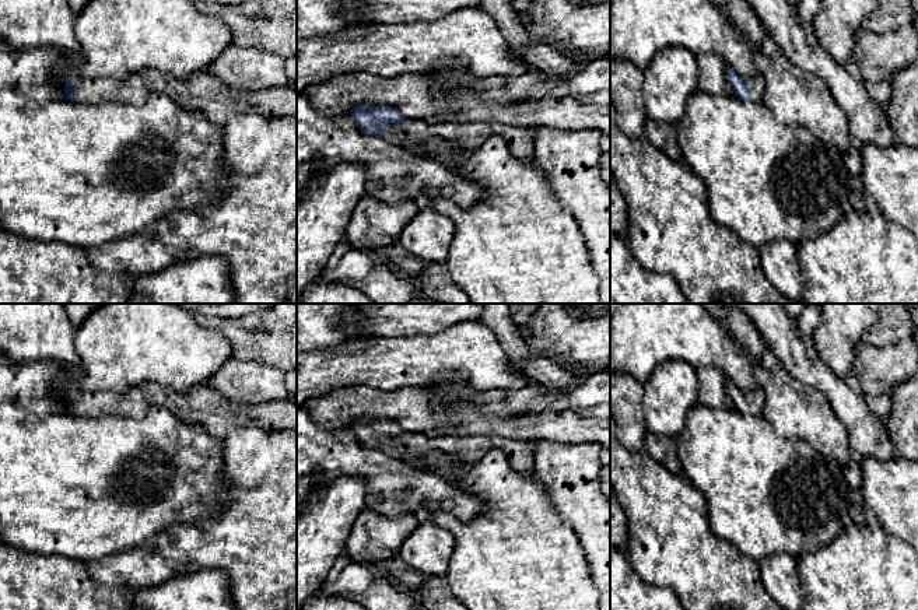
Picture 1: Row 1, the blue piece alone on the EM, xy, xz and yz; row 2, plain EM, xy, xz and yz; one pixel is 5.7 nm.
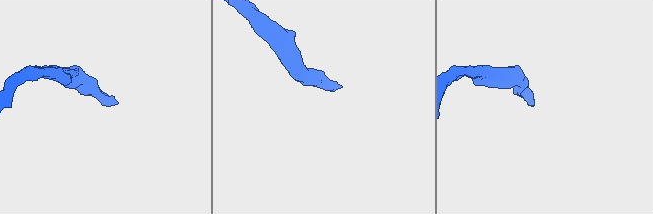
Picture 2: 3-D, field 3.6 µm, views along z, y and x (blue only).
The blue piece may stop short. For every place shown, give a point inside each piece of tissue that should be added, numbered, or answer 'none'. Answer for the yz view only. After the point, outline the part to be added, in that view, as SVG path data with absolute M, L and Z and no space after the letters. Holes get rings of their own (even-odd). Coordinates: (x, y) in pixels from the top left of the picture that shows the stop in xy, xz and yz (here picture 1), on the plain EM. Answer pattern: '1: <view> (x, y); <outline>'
1: yz (756, 396); M760 388L757 389L751 389L747 392L747 397L749 402L751 404L753 409L753 414L758 416L763 413L763 407L764 407L764 393Z

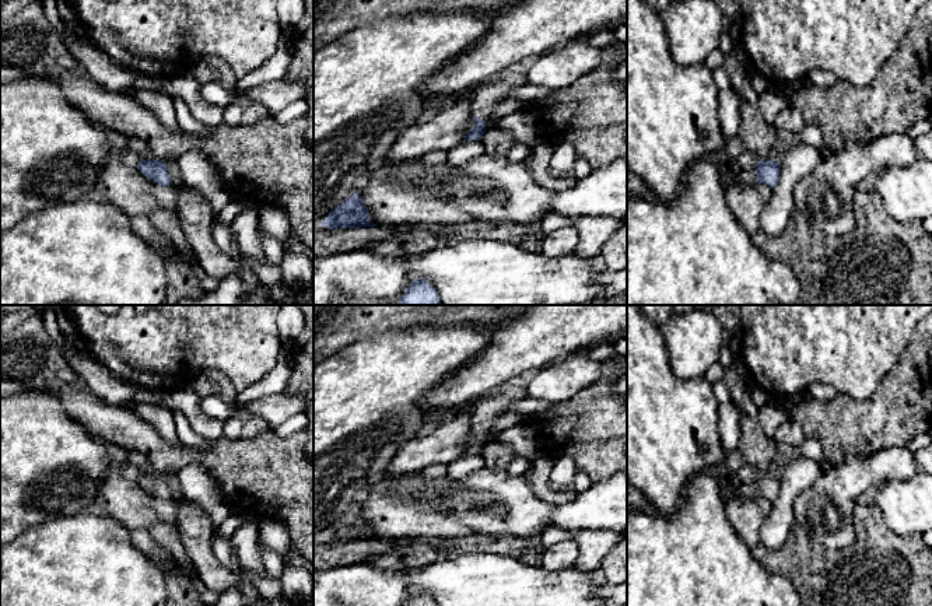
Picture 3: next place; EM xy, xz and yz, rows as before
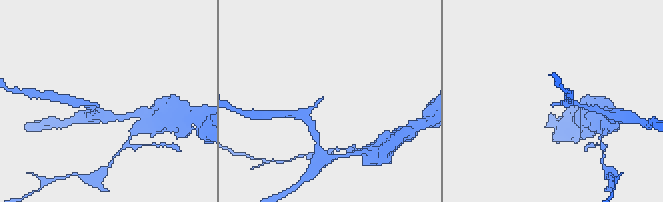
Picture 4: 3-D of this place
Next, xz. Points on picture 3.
1: xz (497, 402); M528 375L509 379L480 397L472 410L472 430L486 430L495 417L508 413L512 403L528 397L526 379Z

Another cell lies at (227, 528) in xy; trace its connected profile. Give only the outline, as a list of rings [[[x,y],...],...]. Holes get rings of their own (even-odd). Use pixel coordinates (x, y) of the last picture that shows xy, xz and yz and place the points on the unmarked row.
[[[231,512],[217,528],[217,535],[223,539],[231,539],[234,532],[242,525],[241,512]]]

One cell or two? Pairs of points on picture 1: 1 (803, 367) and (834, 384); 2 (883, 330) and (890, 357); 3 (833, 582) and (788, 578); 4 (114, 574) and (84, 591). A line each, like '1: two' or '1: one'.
1: one
2: two
3: two
4: two

